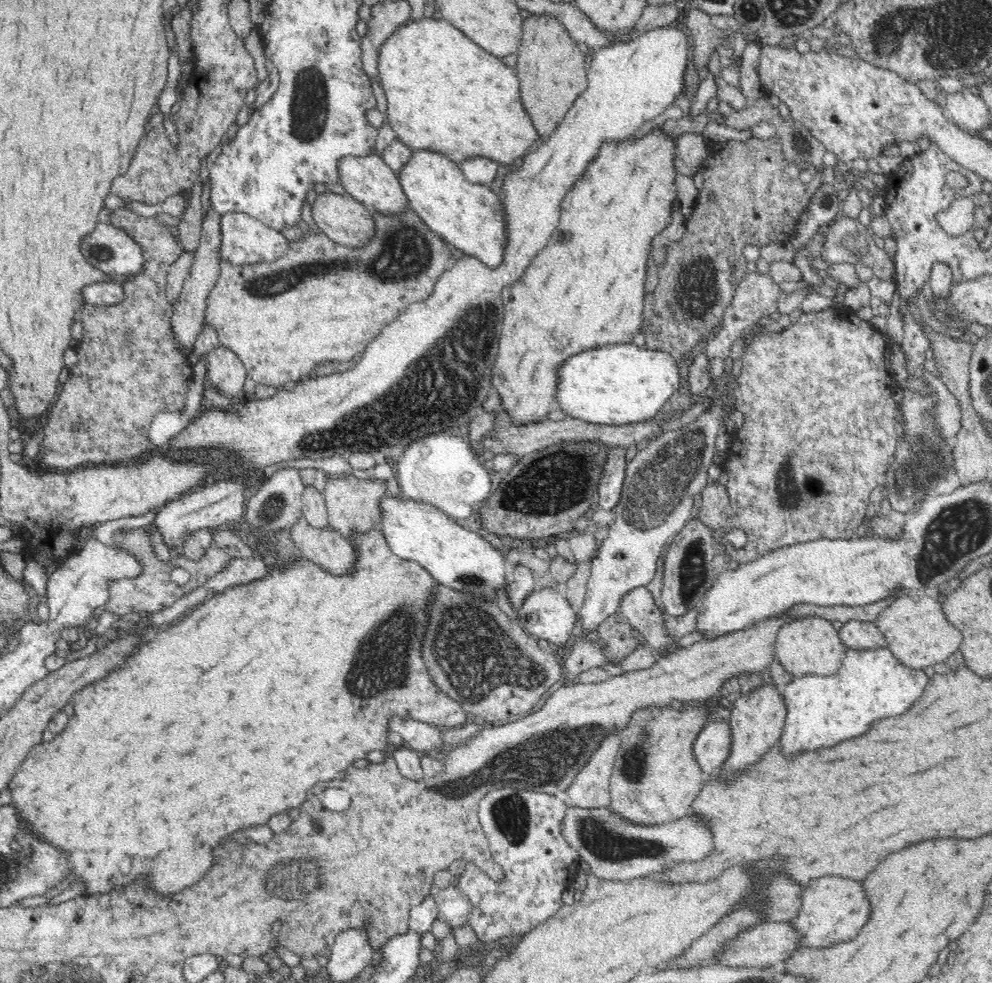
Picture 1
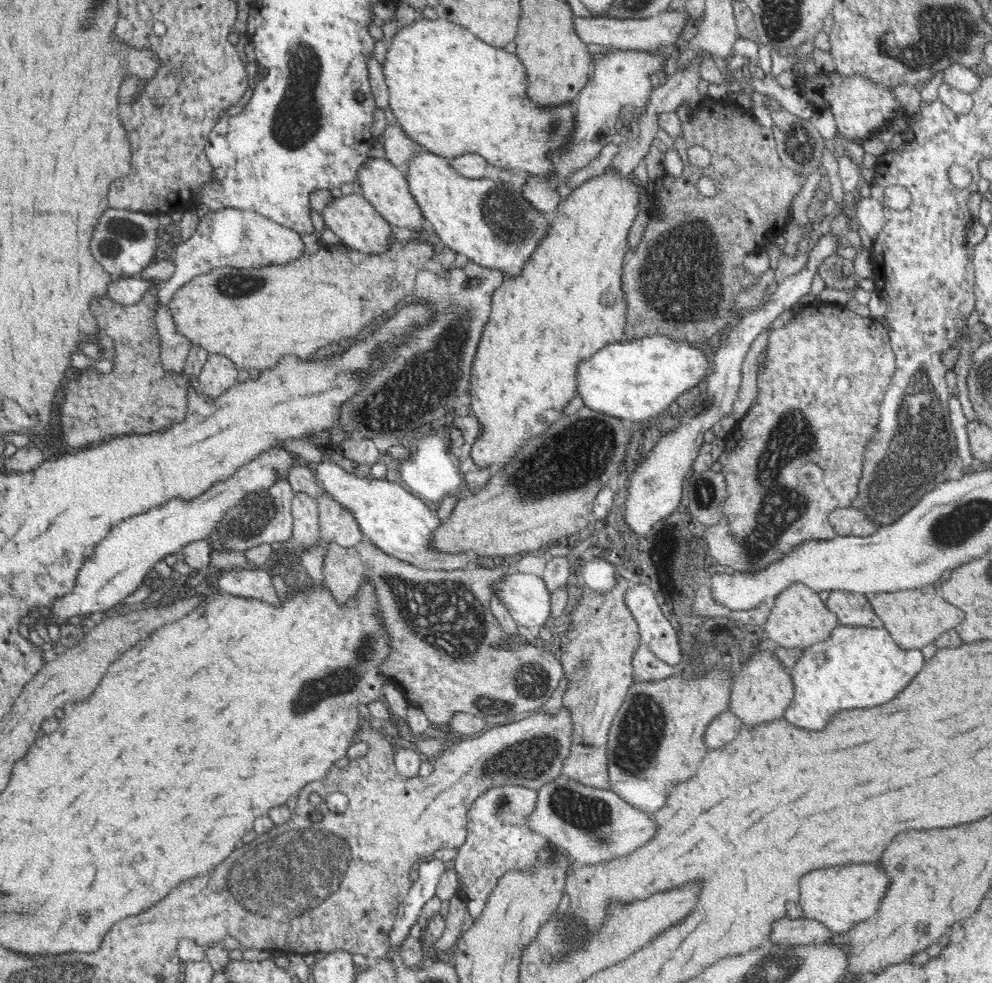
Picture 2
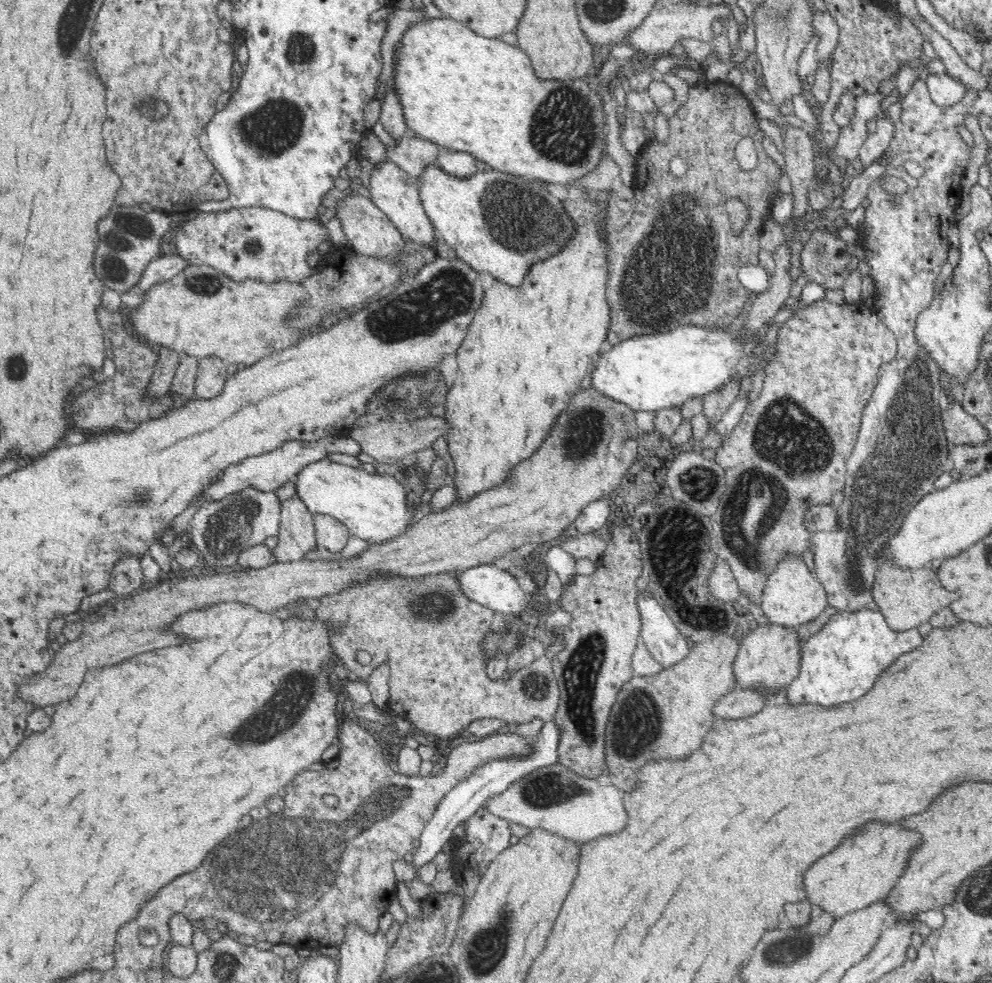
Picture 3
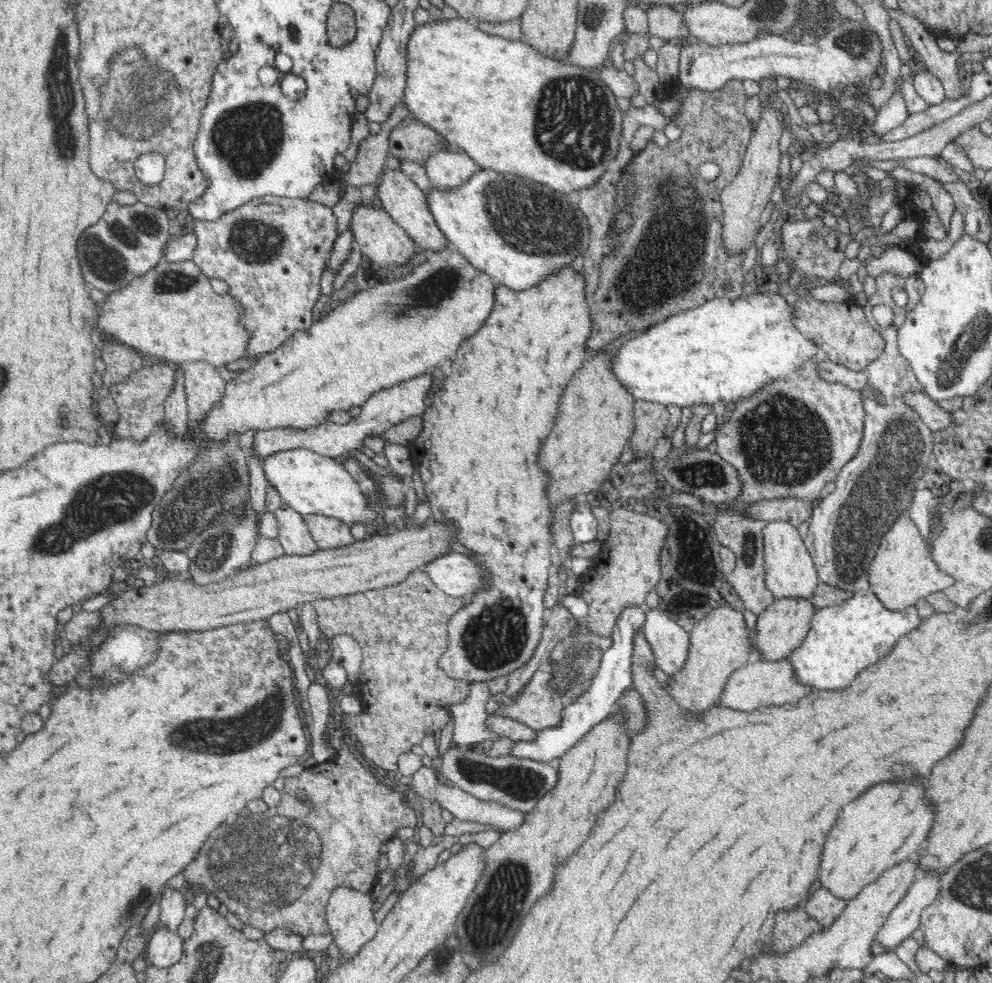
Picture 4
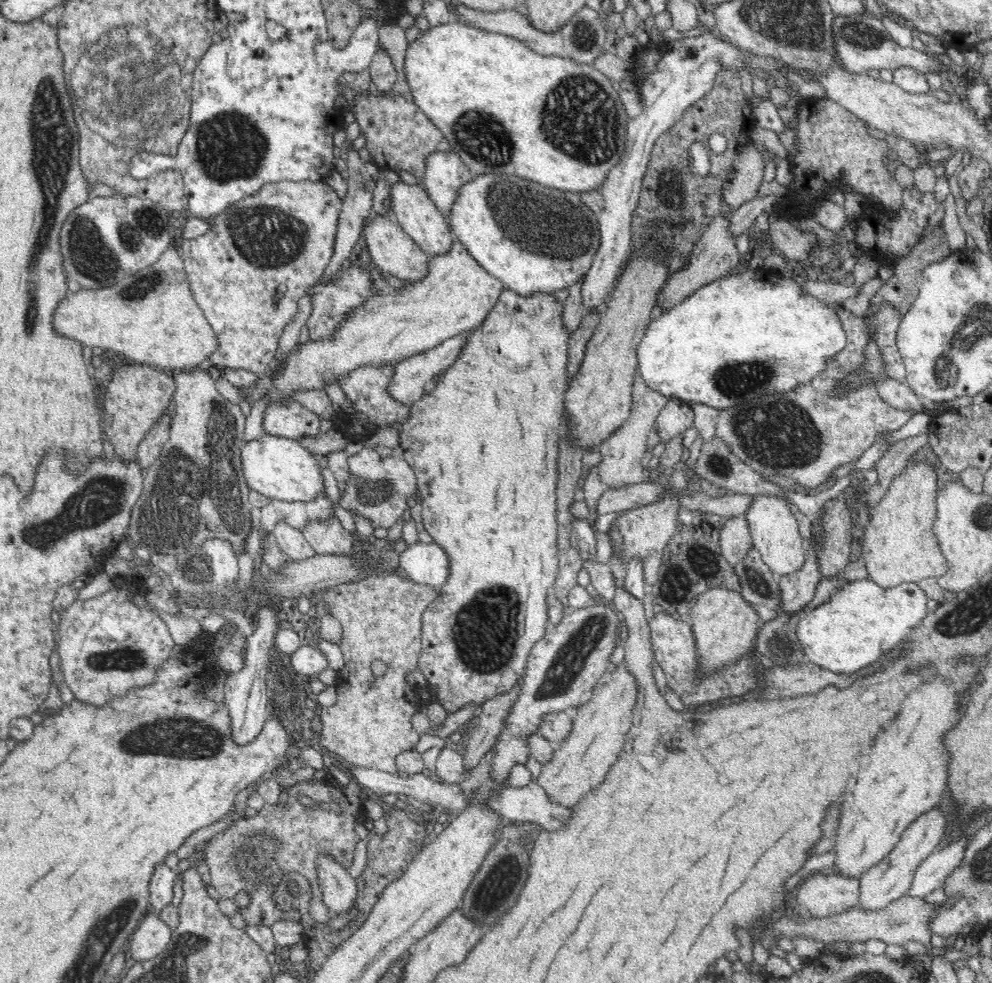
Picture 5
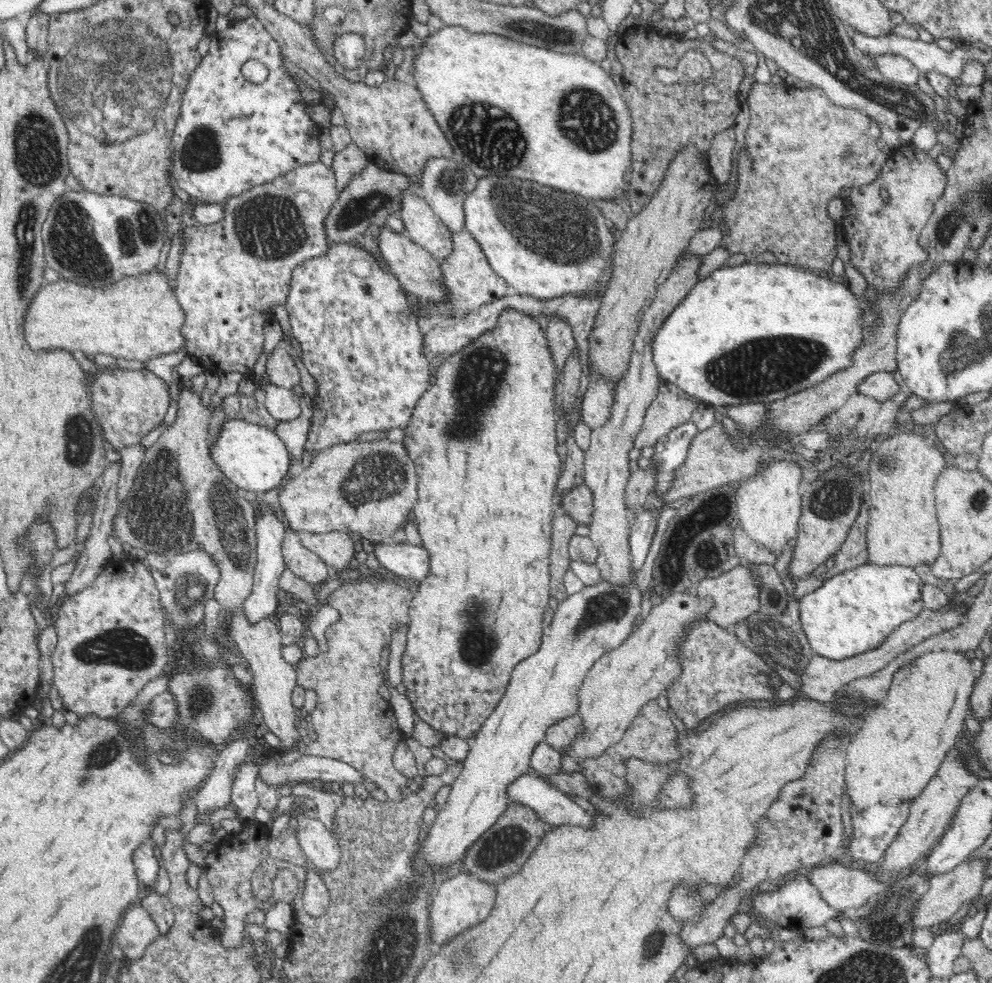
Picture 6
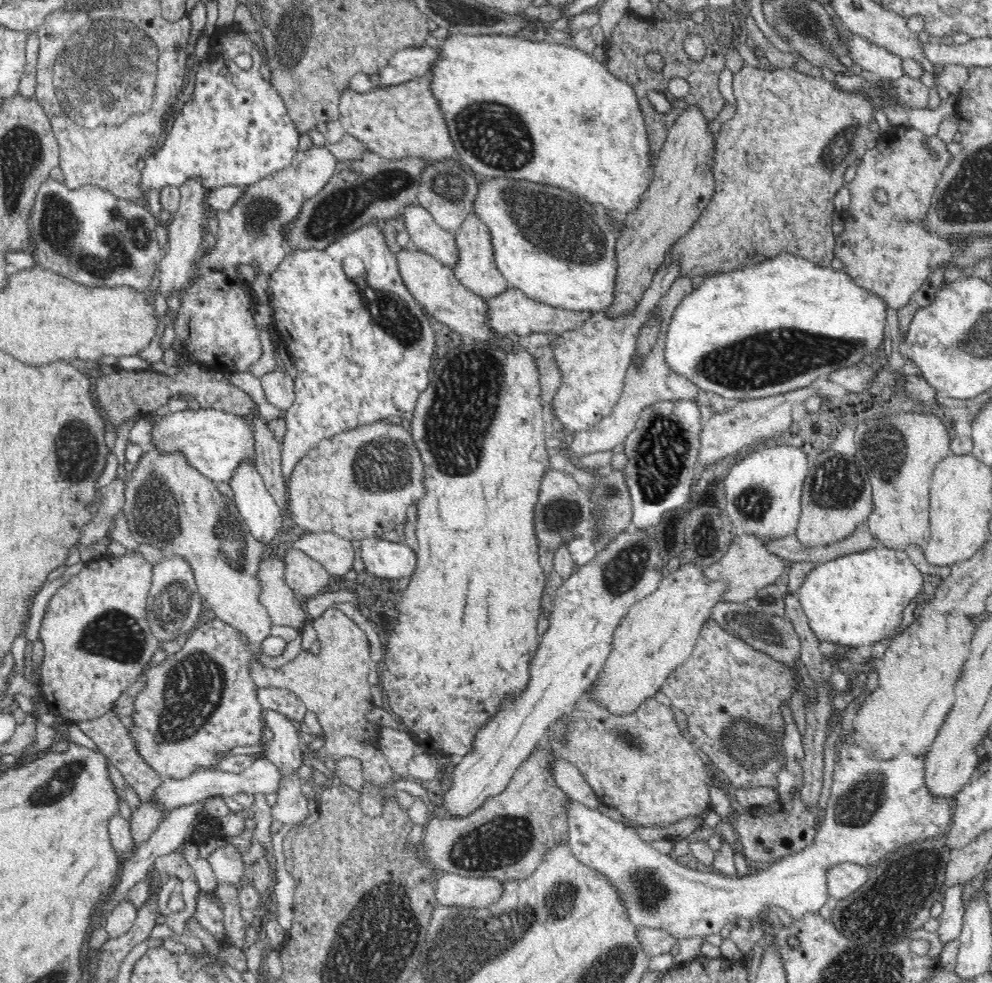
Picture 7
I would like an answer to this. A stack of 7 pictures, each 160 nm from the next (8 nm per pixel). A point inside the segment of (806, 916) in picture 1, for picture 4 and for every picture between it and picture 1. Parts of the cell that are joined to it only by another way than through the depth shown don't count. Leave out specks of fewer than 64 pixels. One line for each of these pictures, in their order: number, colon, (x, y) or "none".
2: (840, 898)
3: (864, 869)
4: (885, 826)

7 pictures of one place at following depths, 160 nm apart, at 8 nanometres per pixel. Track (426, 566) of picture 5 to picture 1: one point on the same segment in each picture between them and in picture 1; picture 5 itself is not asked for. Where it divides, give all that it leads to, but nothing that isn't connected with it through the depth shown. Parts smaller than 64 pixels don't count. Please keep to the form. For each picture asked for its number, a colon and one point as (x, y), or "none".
1: (544, 613)
2: (525, 596)
3: (496, 589)
4: (456, 574)

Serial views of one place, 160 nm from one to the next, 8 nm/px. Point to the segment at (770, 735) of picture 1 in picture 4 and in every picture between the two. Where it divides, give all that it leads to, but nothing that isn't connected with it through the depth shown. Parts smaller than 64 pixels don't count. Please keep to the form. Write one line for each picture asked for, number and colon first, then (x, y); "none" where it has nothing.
2: (762, 689)
3: (769, 657)
4: (782, 627)

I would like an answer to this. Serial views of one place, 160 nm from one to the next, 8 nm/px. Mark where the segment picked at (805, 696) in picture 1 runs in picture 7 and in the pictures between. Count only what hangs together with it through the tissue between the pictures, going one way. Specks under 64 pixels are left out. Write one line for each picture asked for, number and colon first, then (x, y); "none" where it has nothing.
2: (856, 666)
3: (841, 662)
4: (843, 640)
5: (851, 630)
6: (853, 612)
7: (855, 600)

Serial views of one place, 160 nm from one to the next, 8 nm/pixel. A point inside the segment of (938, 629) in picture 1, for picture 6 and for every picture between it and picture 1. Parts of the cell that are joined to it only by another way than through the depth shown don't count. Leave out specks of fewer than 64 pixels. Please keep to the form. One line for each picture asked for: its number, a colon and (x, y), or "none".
2: (914, 618)
3: (906, 597)
4: (903, 570)
5: (899, 545)
6: (903, 529)

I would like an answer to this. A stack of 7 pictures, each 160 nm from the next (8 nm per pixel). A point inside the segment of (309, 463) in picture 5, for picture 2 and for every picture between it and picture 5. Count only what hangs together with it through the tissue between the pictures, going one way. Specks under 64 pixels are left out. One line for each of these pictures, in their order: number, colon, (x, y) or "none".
2: (401, 525)
3: (374, 508)
4: (310, 483)

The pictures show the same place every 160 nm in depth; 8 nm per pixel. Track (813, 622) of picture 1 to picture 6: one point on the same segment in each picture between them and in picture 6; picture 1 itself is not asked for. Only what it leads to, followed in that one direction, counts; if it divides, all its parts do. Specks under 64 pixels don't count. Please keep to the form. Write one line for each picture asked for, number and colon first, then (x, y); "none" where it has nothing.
2: (799, 618)
3: (793, 596)
4: (790, 571)
5: (774, 530)
6: (768, 506)

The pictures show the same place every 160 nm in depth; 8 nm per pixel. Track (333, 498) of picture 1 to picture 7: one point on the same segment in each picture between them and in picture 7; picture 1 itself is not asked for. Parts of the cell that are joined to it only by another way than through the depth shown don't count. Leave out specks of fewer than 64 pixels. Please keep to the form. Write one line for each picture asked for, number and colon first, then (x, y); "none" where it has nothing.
2: (337, 524)
3: (331, 534)
4: (328, 532)
5: (326, 537)
6: (336, 548)
7: (335, 553)

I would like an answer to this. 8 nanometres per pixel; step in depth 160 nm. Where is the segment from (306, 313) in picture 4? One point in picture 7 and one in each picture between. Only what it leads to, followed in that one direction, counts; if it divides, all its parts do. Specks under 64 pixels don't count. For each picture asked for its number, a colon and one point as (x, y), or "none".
5: (259, 256)
6: (231, 273)
7: (215, 325)

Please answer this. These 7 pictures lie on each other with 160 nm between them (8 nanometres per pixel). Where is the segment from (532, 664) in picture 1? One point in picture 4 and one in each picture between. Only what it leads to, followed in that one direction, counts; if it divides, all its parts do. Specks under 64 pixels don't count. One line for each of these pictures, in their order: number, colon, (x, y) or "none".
2: (502, 685)
3: (428, 631)
4: (402, 629)

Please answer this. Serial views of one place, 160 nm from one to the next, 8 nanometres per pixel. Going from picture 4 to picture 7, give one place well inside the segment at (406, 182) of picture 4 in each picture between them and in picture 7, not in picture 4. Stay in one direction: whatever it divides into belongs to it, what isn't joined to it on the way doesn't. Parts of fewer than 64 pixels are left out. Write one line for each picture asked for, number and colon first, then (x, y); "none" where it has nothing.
5: (419, 217)
6: (421, 224)
7: (429, 237)

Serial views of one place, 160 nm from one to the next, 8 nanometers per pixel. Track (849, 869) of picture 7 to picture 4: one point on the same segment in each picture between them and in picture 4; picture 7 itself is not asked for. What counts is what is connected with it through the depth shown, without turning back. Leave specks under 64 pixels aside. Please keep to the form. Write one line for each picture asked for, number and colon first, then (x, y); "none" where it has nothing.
4: (822, 906)
5: (824, 896)
6: (845, 889)

